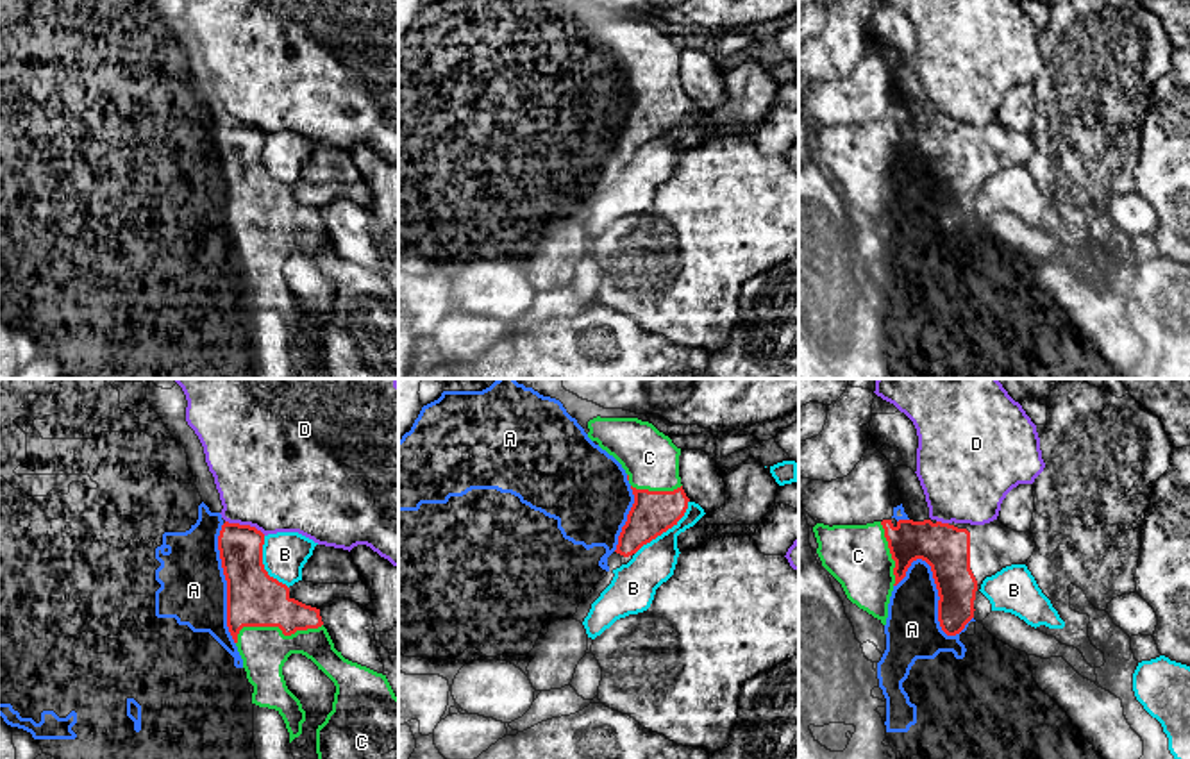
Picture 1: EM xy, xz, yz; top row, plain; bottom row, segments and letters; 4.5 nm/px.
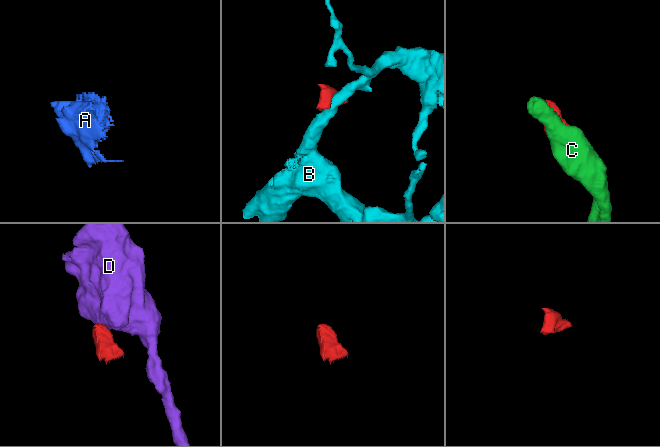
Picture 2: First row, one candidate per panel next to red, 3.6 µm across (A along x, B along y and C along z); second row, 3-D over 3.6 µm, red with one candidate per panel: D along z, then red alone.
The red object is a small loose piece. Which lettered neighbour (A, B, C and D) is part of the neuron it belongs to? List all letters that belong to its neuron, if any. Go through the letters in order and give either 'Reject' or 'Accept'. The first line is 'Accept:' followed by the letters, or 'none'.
Accept: C
A: Reject
B: Reject
C: Accept
D: Reject

